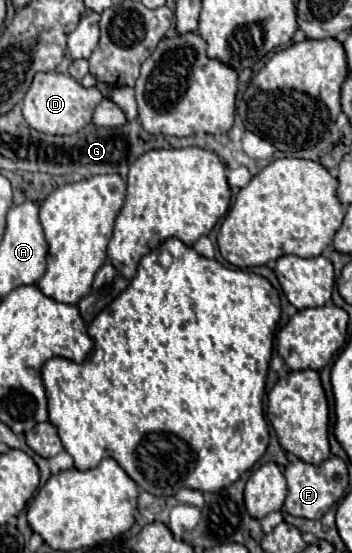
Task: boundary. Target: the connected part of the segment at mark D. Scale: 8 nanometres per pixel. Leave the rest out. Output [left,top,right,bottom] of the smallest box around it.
[23,73,105,135]

